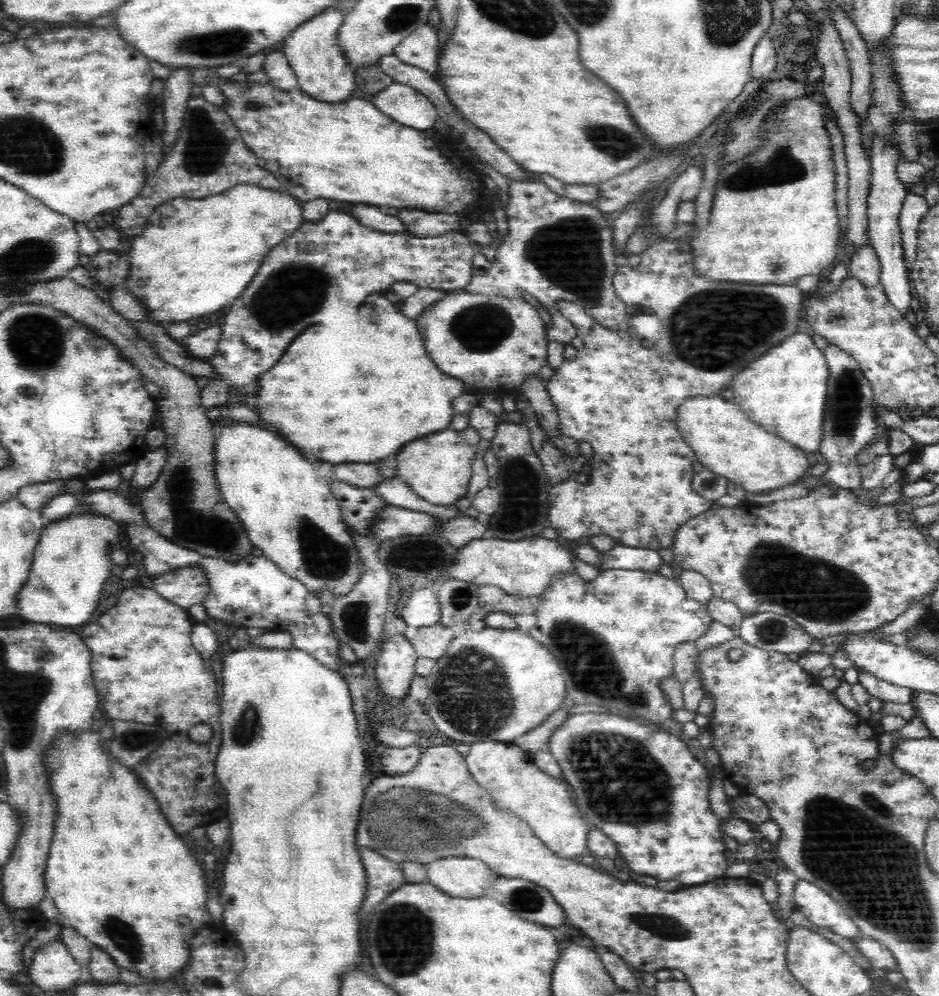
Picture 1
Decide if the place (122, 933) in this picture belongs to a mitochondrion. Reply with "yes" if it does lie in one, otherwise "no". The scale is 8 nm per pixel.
yes

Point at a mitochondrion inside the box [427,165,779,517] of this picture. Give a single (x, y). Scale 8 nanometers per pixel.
(567, 251)

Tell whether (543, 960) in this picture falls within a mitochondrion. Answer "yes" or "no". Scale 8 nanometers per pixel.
no

